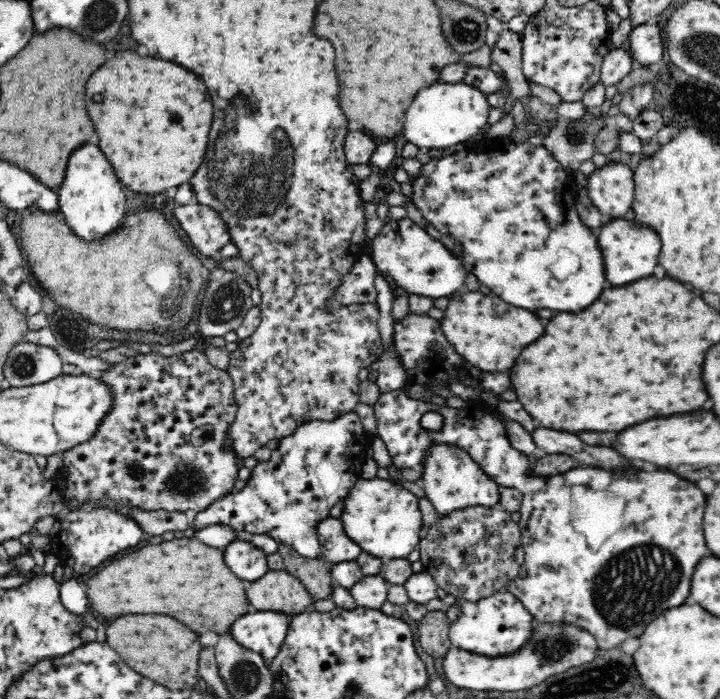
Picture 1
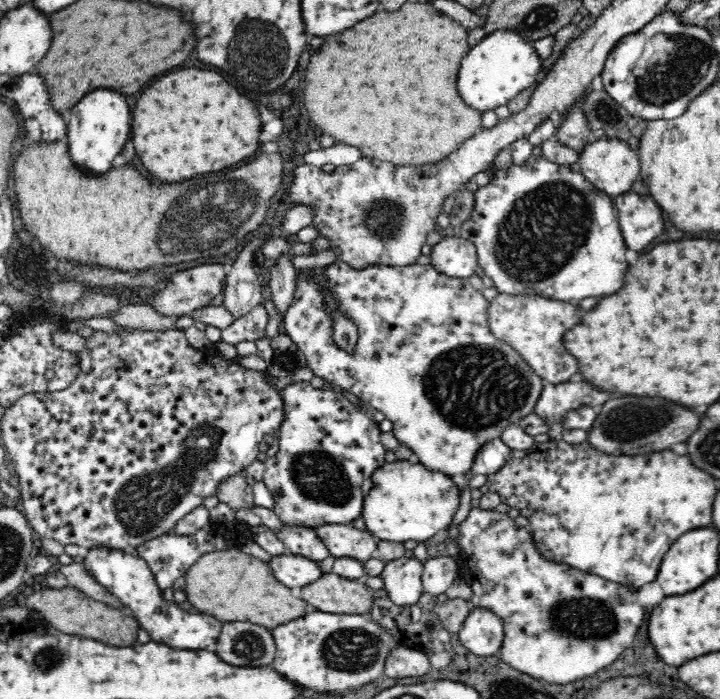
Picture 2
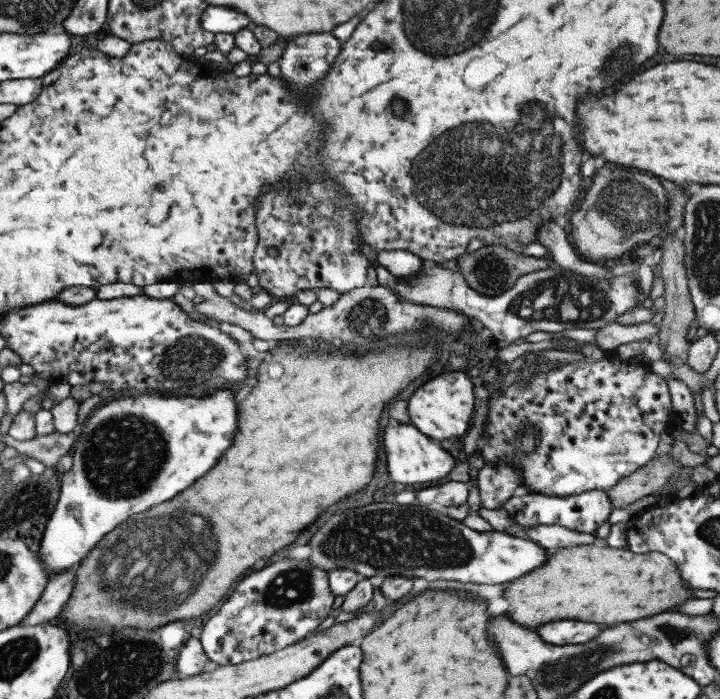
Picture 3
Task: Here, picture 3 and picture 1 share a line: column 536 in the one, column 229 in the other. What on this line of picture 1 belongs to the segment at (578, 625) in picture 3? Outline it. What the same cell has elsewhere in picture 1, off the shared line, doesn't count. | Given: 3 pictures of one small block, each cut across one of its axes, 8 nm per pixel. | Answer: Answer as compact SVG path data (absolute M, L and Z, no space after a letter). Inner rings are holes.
M252 610L237 618L229 633L238 644L260 654L264 659L274 659L288 632L286 614L274 611Z

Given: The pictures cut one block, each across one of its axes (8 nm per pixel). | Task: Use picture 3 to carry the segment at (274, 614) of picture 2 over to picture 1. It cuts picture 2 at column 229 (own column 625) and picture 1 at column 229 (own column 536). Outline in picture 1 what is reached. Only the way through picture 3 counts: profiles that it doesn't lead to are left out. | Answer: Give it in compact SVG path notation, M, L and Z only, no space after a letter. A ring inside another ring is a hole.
M182 538L162 542L158 546L146 546L138 552L132 552L112 564L101 568L98 574L85 576L84 582L88 588L88 604L94 612L106 618L118 618L122 614L166 614L180 622L184 622L194 632L228 633L231 624L240 616L252 611L246 597L247 582L240 580L232 570L228 570L224 562L222 549L210 548L196 538Z

